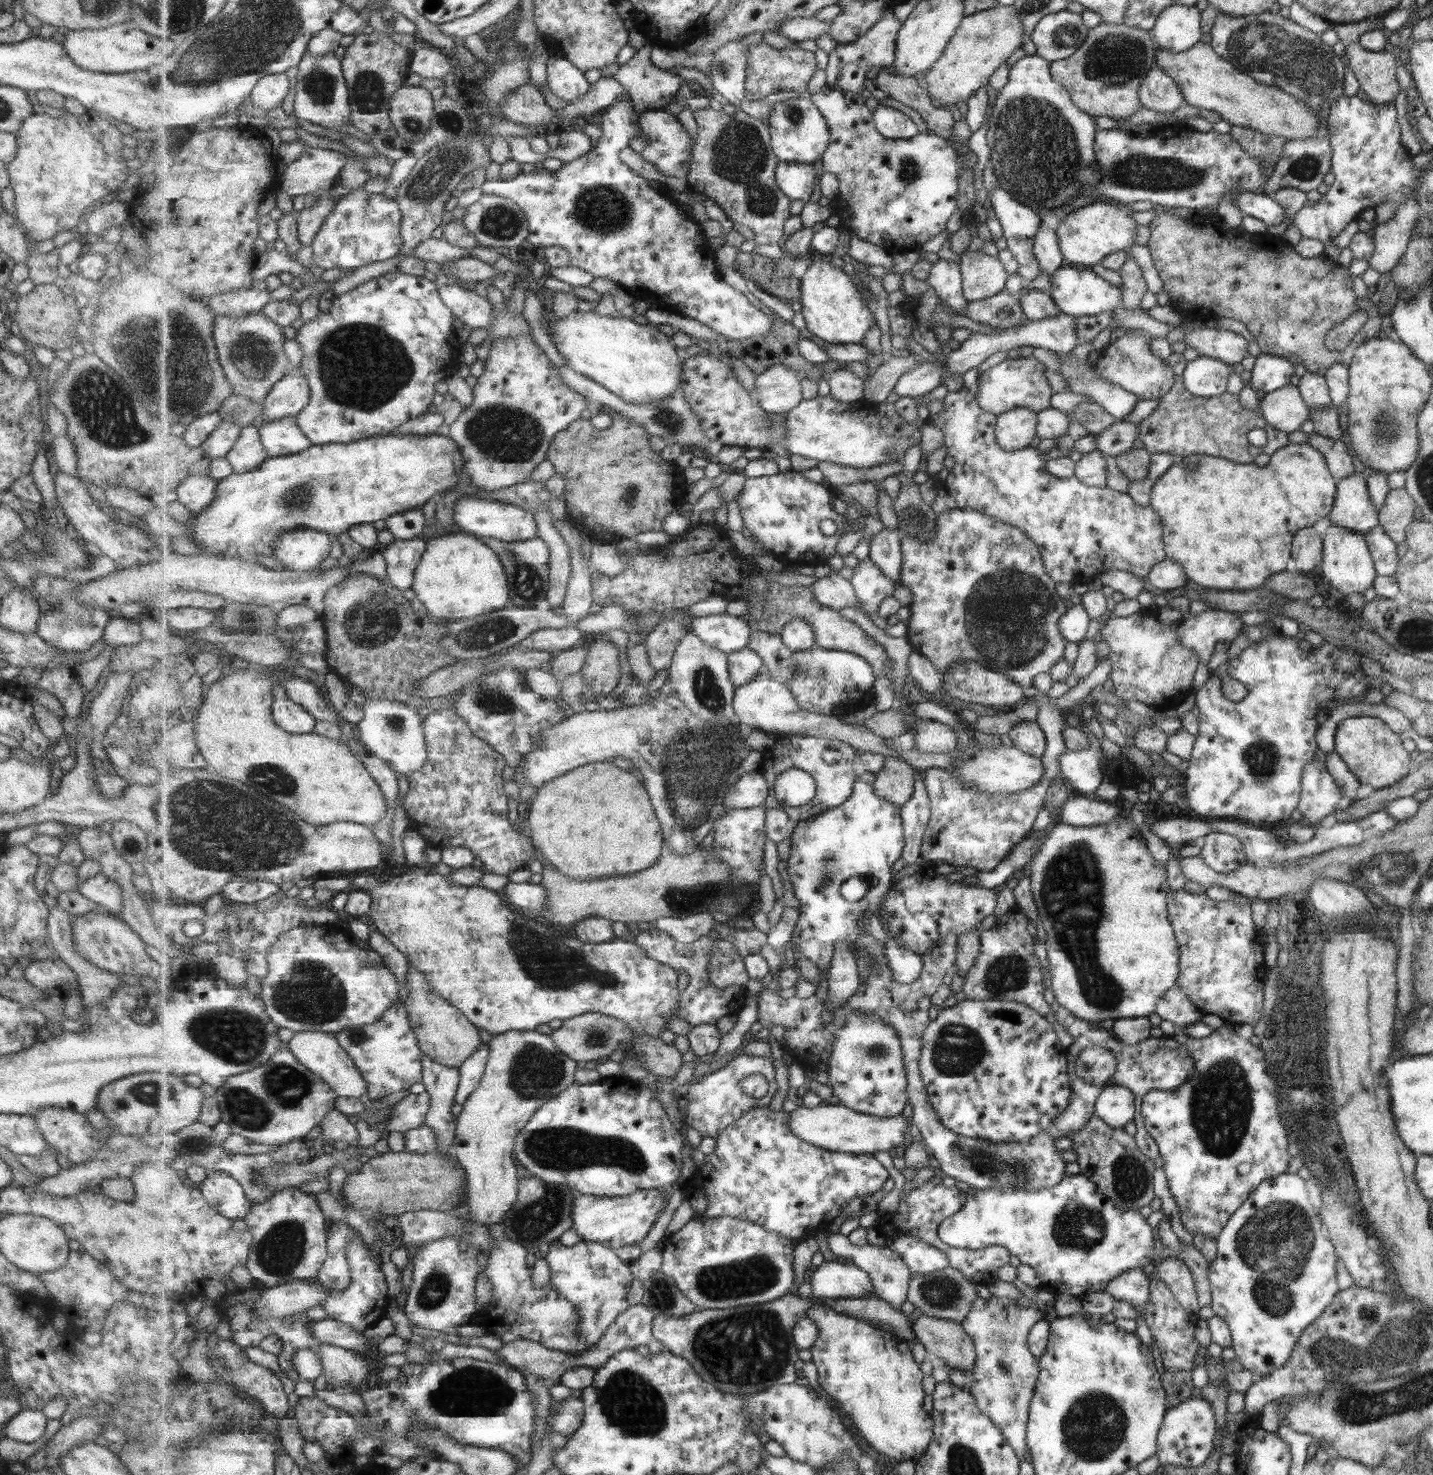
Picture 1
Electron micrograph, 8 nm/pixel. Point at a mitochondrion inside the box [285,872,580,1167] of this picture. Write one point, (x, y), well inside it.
(534, 1070)

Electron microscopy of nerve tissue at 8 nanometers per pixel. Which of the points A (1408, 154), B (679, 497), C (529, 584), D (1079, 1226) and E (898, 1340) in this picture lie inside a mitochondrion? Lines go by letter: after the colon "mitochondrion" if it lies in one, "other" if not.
A: other
B: other
C: mitochondrion
D: mitochondrion
E: other

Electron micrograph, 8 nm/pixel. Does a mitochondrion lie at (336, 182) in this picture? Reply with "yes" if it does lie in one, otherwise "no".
no

